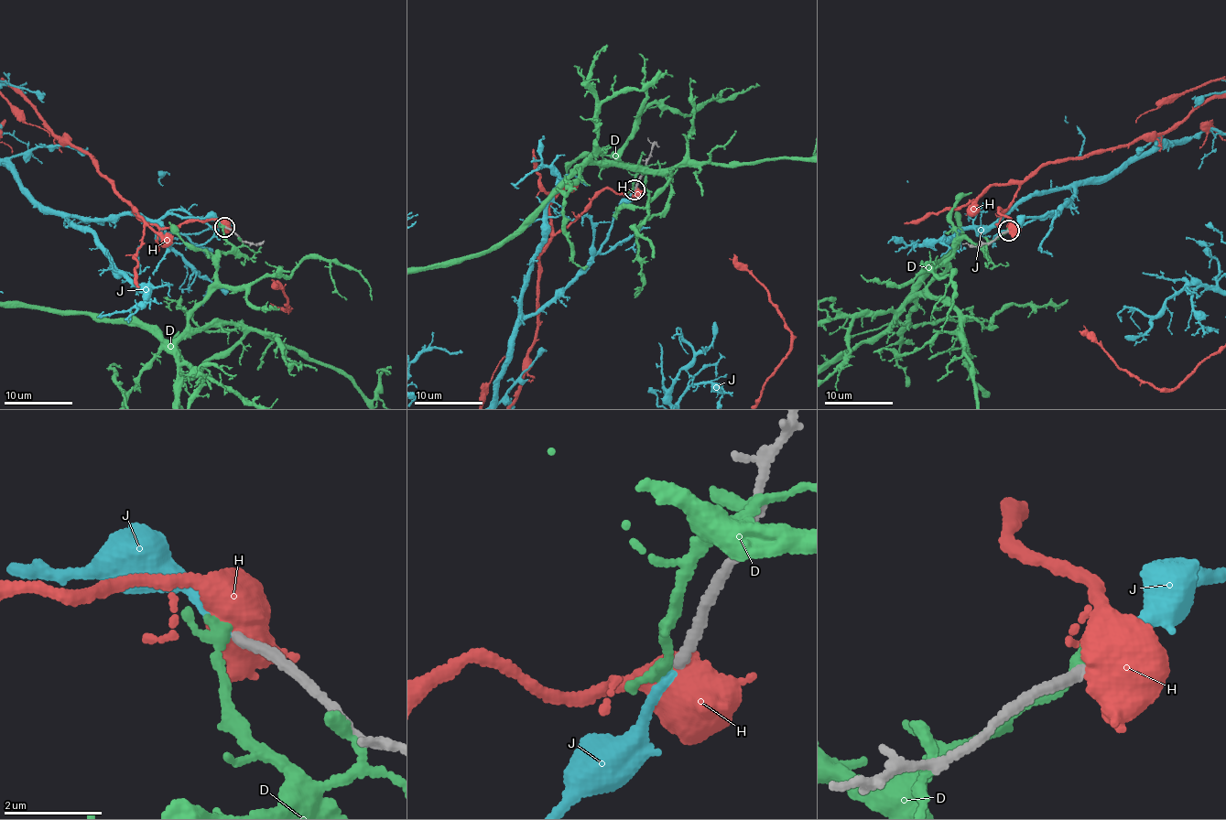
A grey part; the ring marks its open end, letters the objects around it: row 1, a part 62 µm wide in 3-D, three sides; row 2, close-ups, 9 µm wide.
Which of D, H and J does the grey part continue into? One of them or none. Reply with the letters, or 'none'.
J

